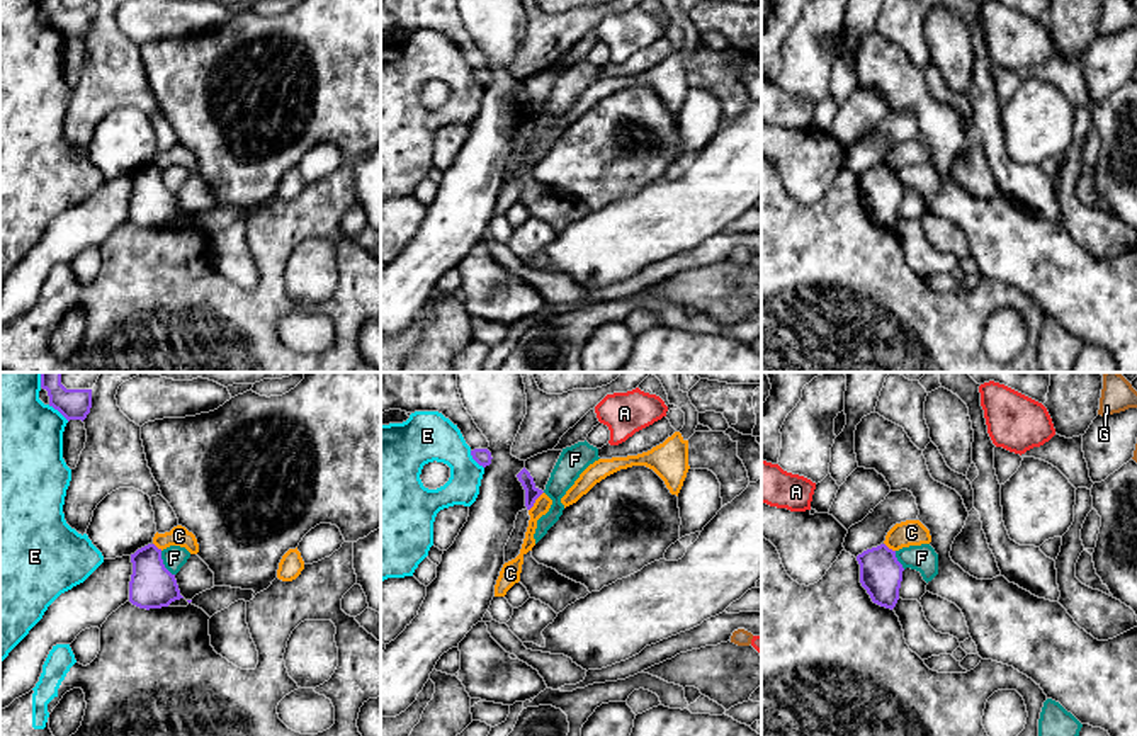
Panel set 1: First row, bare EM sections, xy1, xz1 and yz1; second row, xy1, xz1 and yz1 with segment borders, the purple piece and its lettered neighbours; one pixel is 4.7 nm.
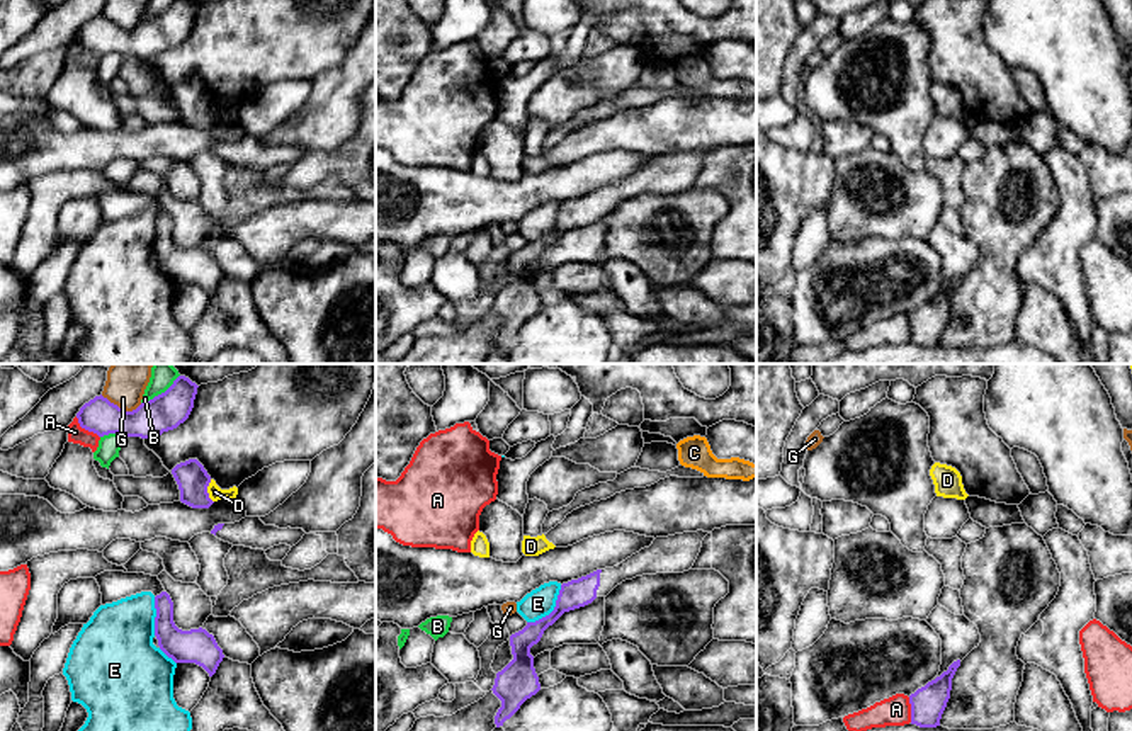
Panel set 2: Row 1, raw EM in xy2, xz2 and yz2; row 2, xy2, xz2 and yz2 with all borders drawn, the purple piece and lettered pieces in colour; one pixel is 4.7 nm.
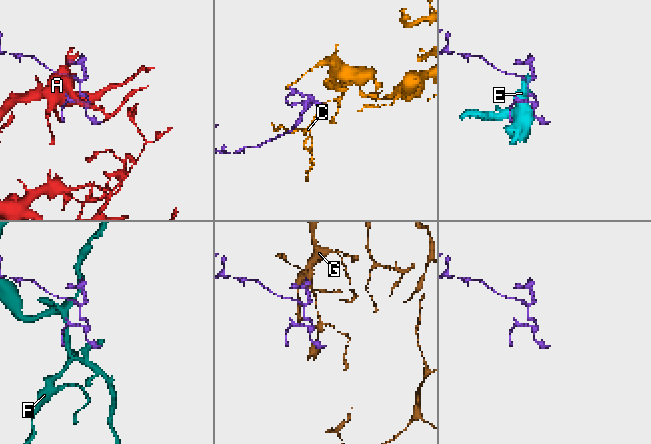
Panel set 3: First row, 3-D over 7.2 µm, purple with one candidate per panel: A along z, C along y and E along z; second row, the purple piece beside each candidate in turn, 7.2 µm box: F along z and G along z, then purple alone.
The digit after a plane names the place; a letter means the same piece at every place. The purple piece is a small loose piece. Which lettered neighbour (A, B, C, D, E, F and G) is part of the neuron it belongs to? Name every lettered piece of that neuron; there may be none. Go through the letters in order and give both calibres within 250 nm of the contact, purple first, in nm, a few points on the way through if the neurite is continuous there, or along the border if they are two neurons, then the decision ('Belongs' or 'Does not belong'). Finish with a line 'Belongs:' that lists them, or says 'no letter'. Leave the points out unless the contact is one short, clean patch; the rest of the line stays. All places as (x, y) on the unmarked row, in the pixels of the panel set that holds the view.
A: Thickness 170 nm (purple) against 80 nm. Does not belong
B: Thickness 180 nm (purple) against 70 nm. Boundary: xy2 (174, 0), (164, 11), (141, 22). Does not belong
C: Thickness 70 nm (purple) against 80 nm. Boundary: xz1 (543, 111), (529, 130). Does not belong
D: Thickness 150 nm (purple) against 70 nm. Boundary: xy2 (209, 99), (208, 111), (213, 121). Does not belong
E: Thickness 140 nm (purple) against 140 nm. Does not belong
F: Thickness 220 nm (purple) against 110 nm. Does not belong
G: Thickness 180 nm (purple) against 140 nm. Boundary: xy2 (101, 14), (126, 29), (135, 29), (141, 22). Does not belong
Belongs: no letter

